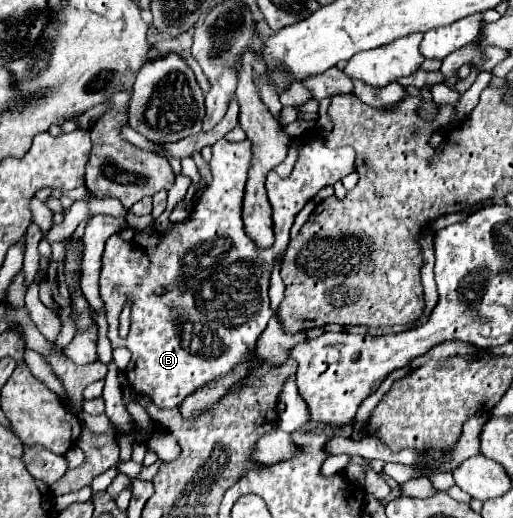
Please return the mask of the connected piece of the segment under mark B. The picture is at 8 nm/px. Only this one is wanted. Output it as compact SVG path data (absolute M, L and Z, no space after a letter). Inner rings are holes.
M302 136L294 144L298 150L298 160L294 164L292 174L280 178L274 170L270 170L266 176L266 192L272 206L276 234L276 242L272 248L262 250L254 242L250 242L242 224L242 198L248 168L252 162L252 142L248 138L236 144L218 140L212 146L212 182L208 184L206 192L196 200L190 218L186 218L180 224L172 224L166 232L154 230L152 234L142 234L134 228L124 228L106 240L99 290L108 308L108 338L112 346L126 346L132 352L132 360L126 370L128 382L138 394L146 394L158 408L180 406L186 396L194 394L196 390L214 382L216 378L230 374L238 364L242 364L244 356L256 356L258 338L266 330L272 312L268 298L270 274L278 258L282 258L288 248L288 234L296 214L304 208L308 200L316 196L320 188L328 184L332 186L336 180L342 180L354 170L356 154L350 146L332 150L318 136ZM186 268L196 268L196 274L186 276ZM128 298L134 300L132 334L128 334L128 338L123 340L118 333L119 315Z

